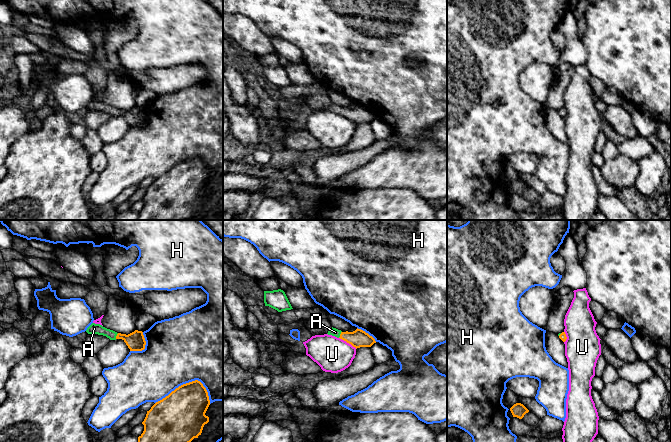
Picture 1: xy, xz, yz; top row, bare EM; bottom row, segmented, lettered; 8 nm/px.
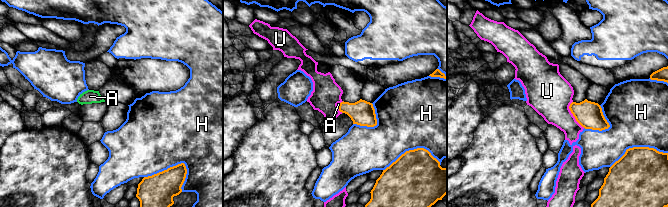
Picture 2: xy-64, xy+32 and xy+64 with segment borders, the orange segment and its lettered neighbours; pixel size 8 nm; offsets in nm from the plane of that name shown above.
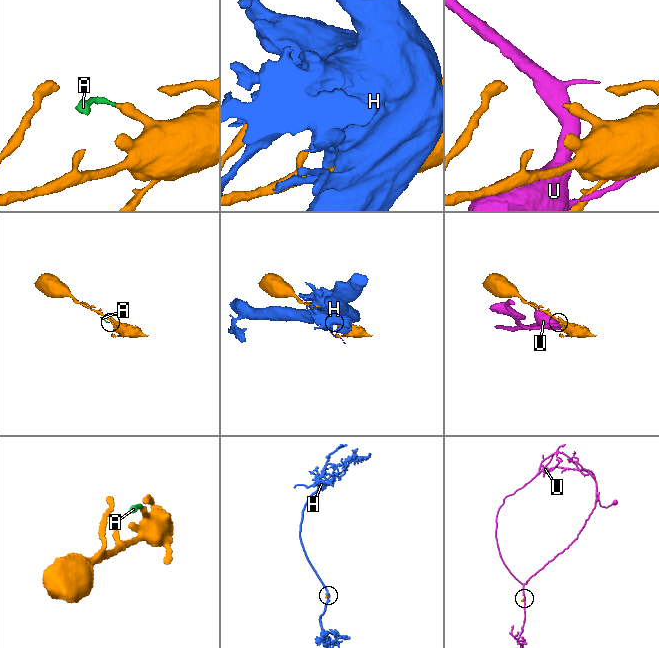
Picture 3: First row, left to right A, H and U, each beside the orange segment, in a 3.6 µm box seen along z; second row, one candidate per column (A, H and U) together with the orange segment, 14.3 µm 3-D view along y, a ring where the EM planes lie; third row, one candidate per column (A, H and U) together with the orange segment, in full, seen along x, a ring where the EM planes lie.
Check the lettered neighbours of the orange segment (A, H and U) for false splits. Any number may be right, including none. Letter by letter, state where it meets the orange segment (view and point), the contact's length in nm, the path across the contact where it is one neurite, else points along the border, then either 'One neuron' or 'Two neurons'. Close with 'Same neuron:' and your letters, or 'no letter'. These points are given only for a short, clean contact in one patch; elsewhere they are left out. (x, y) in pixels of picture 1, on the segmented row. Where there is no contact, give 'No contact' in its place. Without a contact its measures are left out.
A: Touches orange at xz (340, 334). Shared border 60 nm. Path across: xz (358, 338), (340, 334), (335, 332). One neuron
H: Touches orange at xy (186, 383). Shared border 440 nm. Two neurons
U: Touches orange at xz (348, 342). Shared border 170 nm. Two neurons
Same neuron: A

